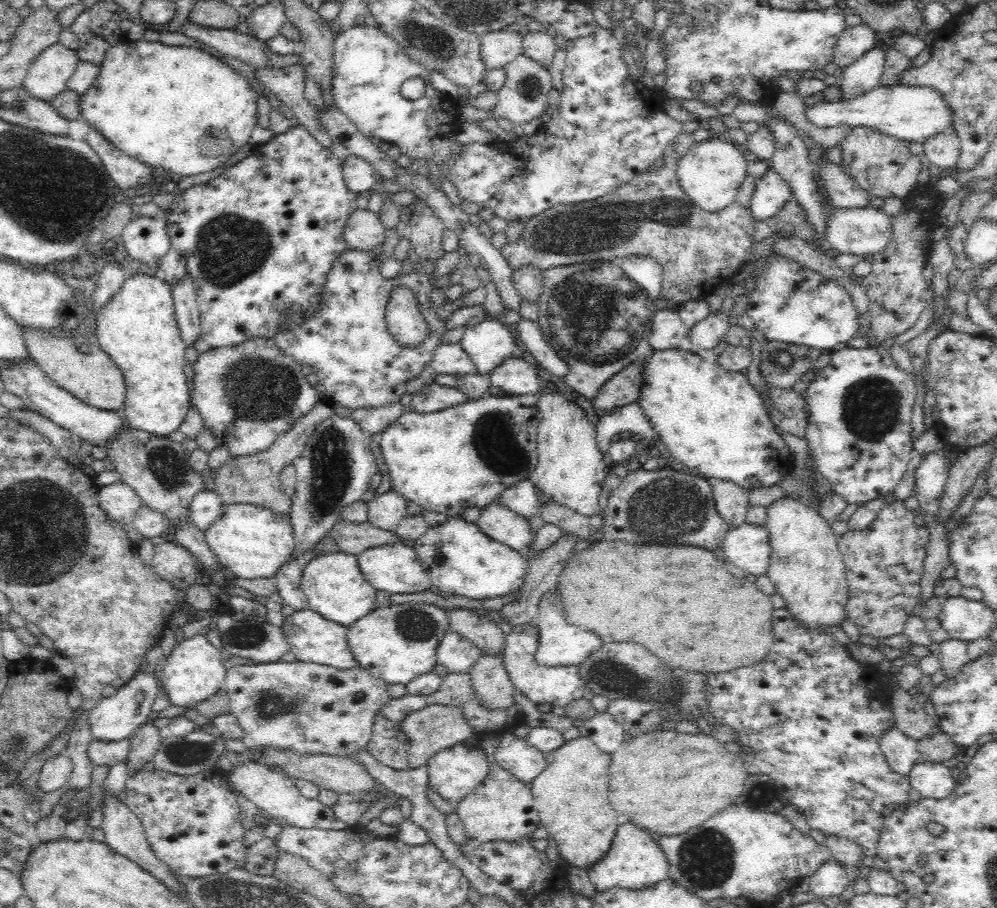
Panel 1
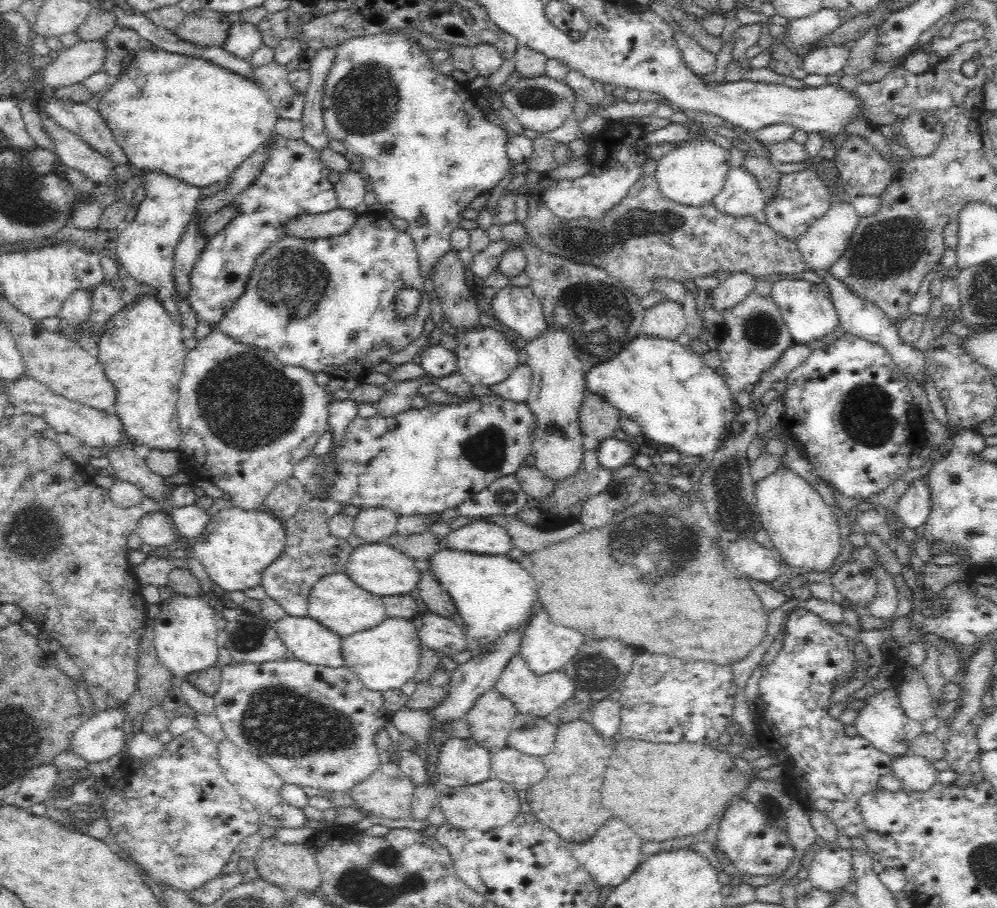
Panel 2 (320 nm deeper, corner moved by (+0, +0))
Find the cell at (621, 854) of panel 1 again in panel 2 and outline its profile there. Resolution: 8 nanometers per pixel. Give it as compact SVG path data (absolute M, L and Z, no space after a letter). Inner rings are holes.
M610 818L594 836L581 842L570 841L568 850L571 856L579 862L582 869L593 879L600 888L605 886L618 887L623 884L641 864L644 859L640 854L642 840L618 818Z

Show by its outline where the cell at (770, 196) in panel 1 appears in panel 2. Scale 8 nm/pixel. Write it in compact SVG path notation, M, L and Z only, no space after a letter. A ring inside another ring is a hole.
M731 166L726 172L724 187L709 204L718 212L740 218L762 211L766 202L756 177L744 166Z

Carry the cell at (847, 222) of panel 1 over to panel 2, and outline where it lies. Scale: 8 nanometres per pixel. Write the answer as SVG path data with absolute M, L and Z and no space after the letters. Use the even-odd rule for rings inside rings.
M850 200L832 203L830 210L821 216L808 230L794 240L798 253L802 255L802 260L808 265L808 270L820 272L828 270L844 252L848 244L848 236L852 234L852 228L856 228L858 214L852 207Z

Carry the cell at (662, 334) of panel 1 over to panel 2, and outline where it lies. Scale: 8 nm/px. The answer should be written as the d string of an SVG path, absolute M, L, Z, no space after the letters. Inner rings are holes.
M661 300L645 309L641 332L648 336L675 340L685 332L688 321L680 303L672 300Z

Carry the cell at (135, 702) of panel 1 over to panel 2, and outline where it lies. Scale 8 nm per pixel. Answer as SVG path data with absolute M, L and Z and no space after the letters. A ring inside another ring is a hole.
M124 705L117 708L109 708L106 711L98 711L95 715L86 717L85 721L73 732L69 749L84 759L87 763L102 762L122 752L126 743L124 726Z

